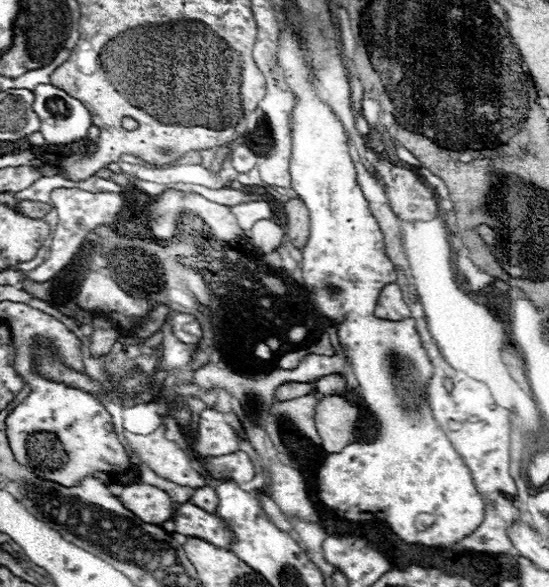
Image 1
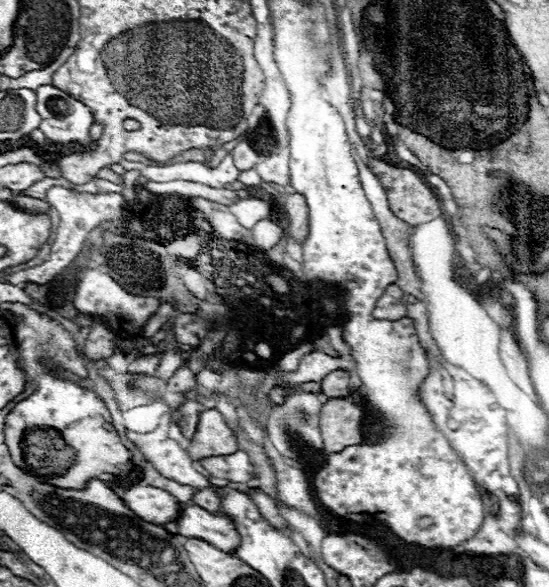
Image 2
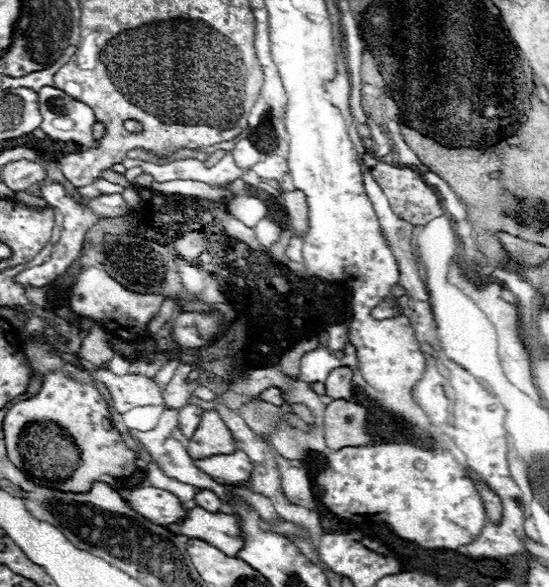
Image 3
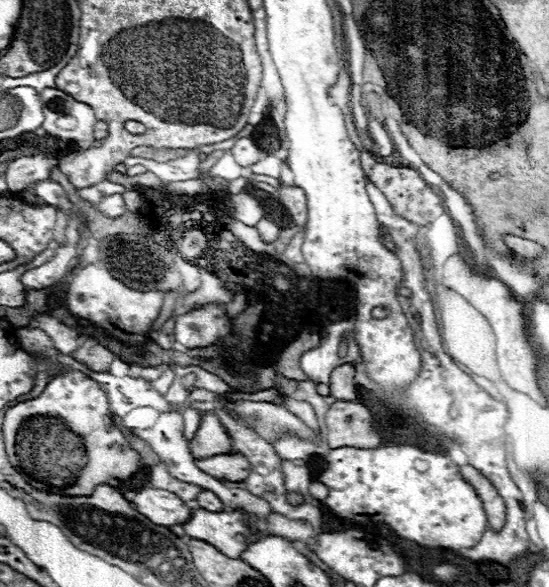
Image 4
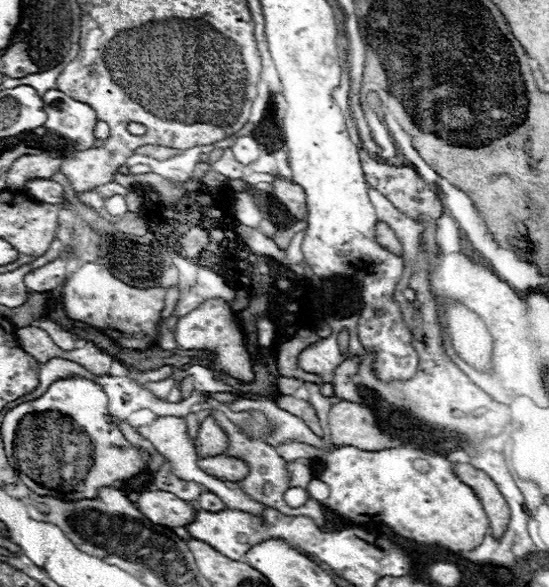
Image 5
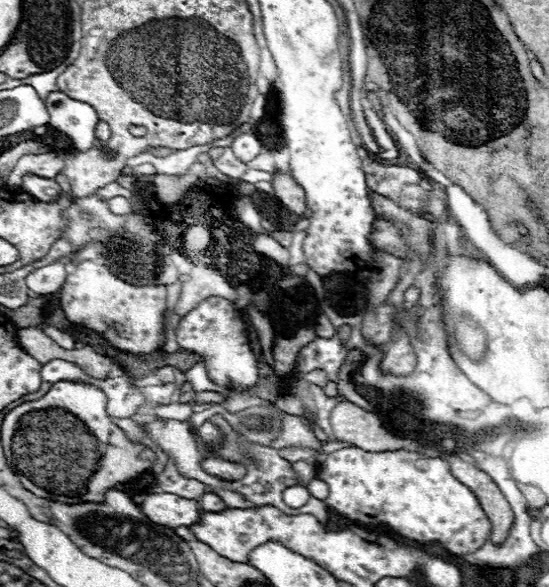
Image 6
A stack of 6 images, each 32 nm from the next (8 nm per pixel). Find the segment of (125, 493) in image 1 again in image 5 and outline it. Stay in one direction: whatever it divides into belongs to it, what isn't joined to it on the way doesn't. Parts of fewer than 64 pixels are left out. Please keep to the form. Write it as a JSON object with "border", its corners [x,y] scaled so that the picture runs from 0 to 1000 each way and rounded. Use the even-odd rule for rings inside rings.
{"border":[[[262,835],[251,842],[237,842],[237,852],[273,889],[306,899],[339,896],[353,886],[357,872],[350,859],[299,835]]]}

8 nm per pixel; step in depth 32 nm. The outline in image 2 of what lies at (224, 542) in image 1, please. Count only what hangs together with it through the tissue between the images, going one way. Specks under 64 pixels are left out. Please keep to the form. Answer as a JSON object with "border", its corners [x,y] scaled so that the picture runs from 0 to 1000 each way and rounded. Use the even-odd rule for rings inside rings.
{"border":[[[332,859],[321,893],[324,910],[342,917],[372,917],[372,923],[386,923],[386,930],[408,940],[426,940],[426,934],[437,927],[434,906],[415,882],[383,876],[353,859]]]}

